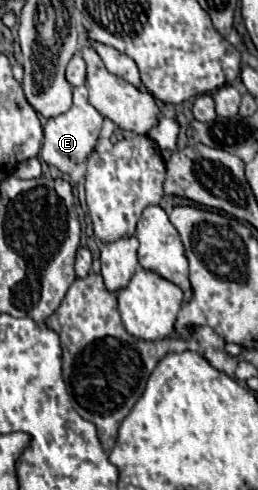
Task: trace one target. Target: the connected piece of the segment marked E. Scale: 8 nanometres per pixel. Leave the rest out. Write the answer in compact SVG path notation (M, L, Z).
M78 86L72 90L74 102L72 108L66 114L60 114L56 118L50 118L44 126L44 144L40 150L40 158L48 164L48 166L56 166L60 172L72 172L76 164L84 162L98 140L100 128L102 128L102 116L96 112L96 108L88 102L88 90L86 86Z

